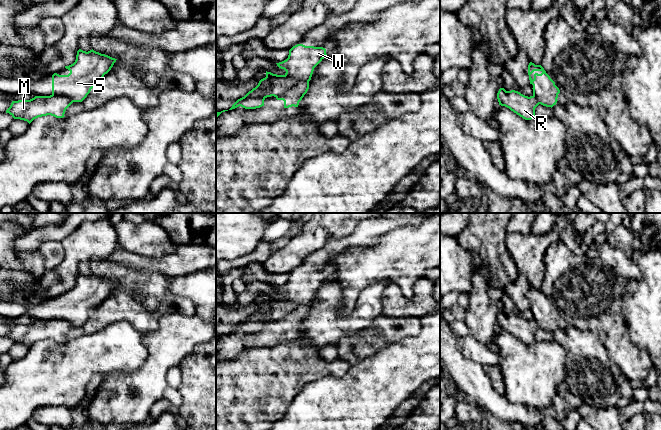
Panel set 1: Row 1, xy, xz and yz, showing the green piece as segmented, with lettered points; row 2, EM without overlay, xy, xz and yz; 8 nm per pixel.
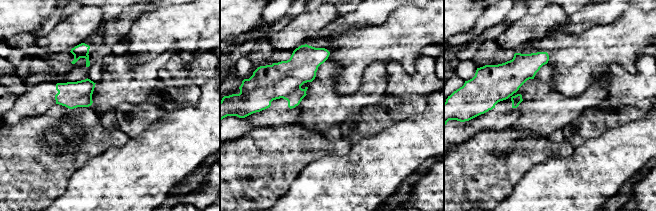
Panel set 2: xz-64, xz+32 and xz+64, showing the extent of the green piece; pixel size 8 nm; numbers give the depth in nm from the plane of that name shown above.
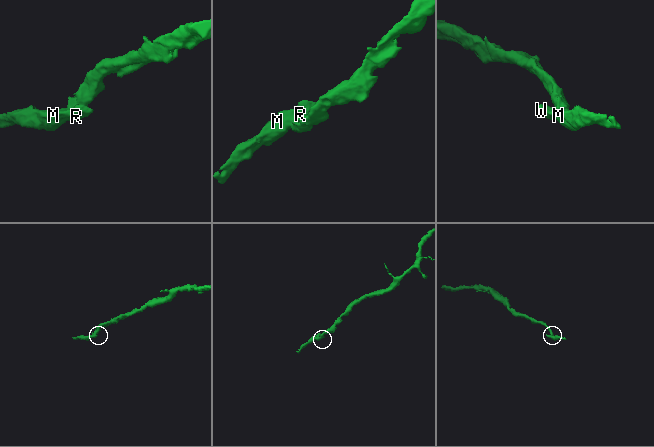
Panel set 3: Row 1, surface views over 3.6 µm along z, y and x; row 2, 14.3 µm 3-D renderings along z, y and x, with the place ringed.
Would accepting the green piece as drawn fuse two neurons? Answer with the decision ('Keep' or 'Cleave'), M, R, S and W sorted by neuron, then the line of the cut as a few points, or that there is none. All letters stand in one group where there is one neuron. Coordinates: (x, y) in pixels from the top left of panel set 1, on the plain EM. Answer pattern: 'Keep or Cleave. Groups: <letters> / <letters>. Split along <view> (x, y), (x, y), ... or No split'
Cleave. Groups: M R W / S. Split along xz (308, 304), (297, 306), (276, 321)

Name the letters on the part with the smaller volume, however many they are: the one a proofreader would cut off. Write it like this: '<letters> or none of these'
M, R, W

